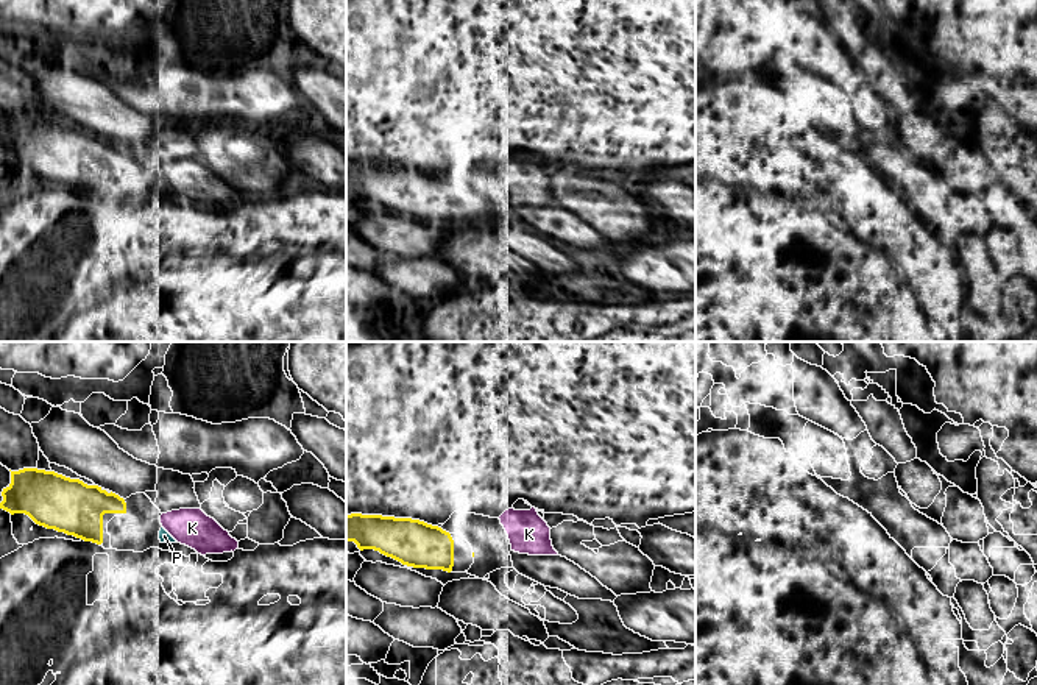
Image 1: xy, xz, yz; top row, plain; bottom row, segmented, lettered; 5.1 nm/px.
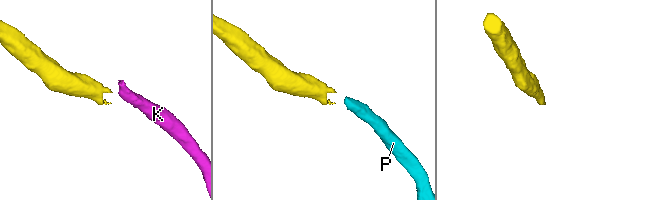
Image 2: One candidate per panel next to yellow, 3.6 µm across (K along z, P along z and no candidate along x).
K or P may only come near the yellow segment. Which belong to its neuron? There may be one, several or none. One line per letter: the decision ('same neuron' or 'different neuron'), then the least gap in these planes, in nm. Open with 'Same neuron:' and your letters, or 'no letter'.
Same neuron: no letter
K: different neuron; gap 180 nm
P: different neuron; gap 200 nm

